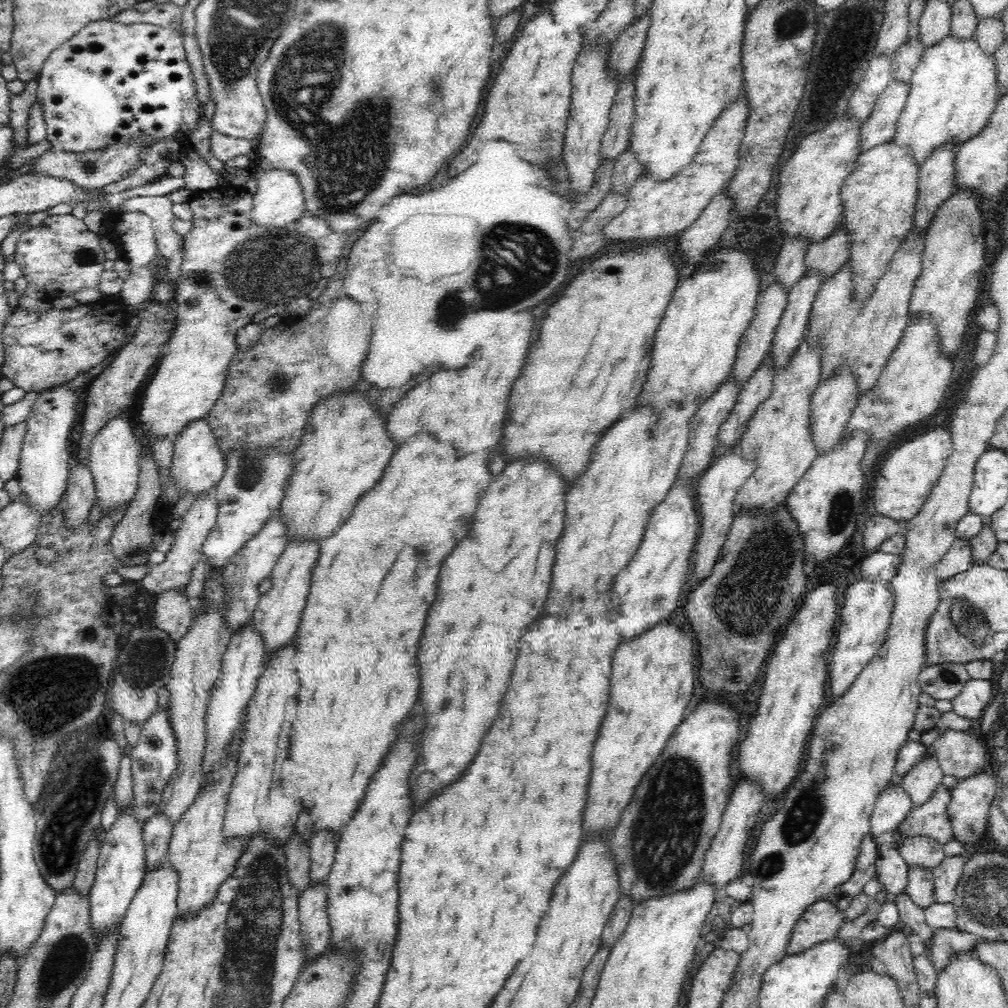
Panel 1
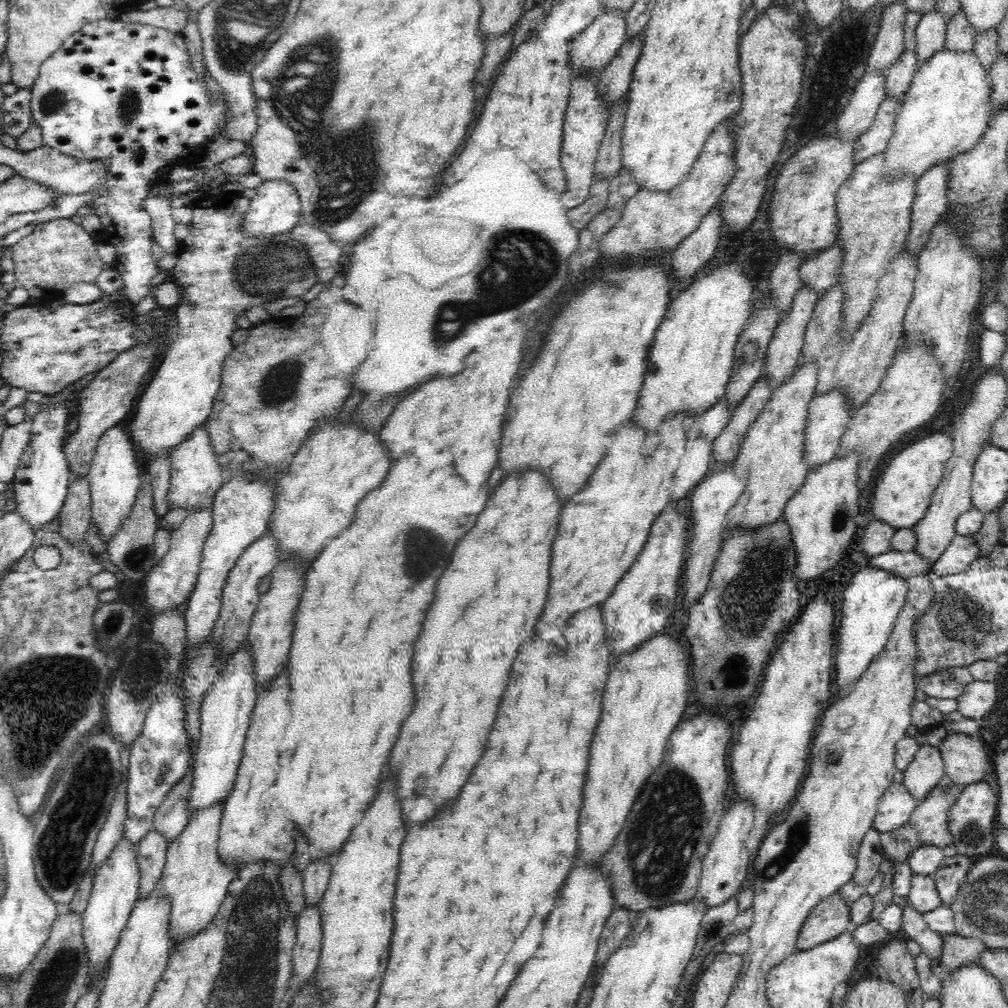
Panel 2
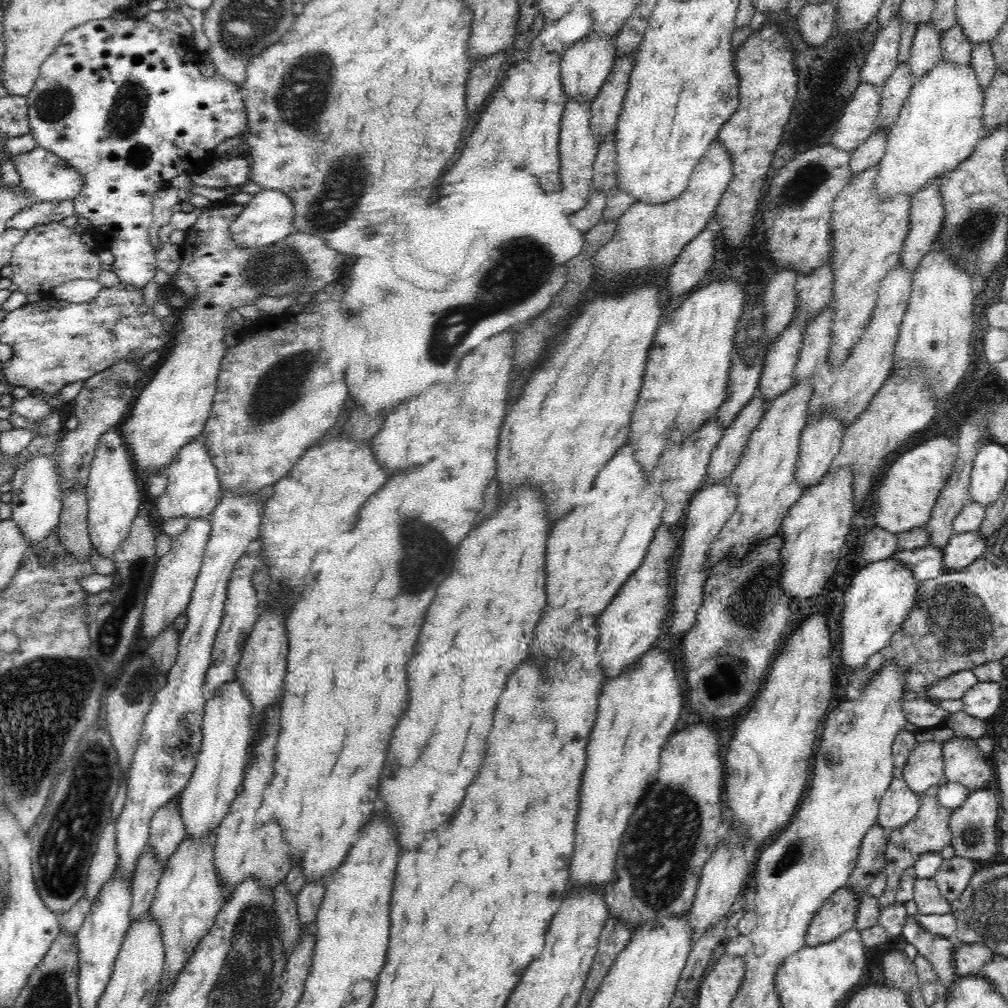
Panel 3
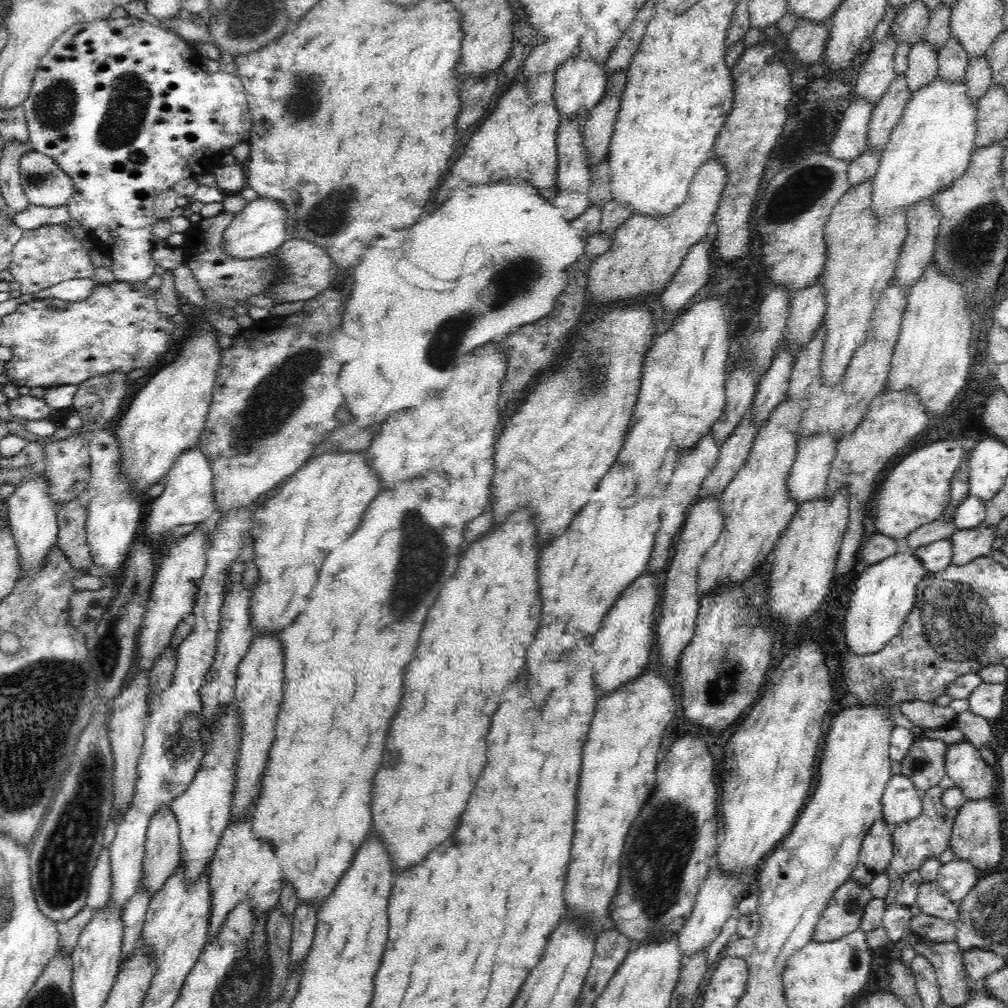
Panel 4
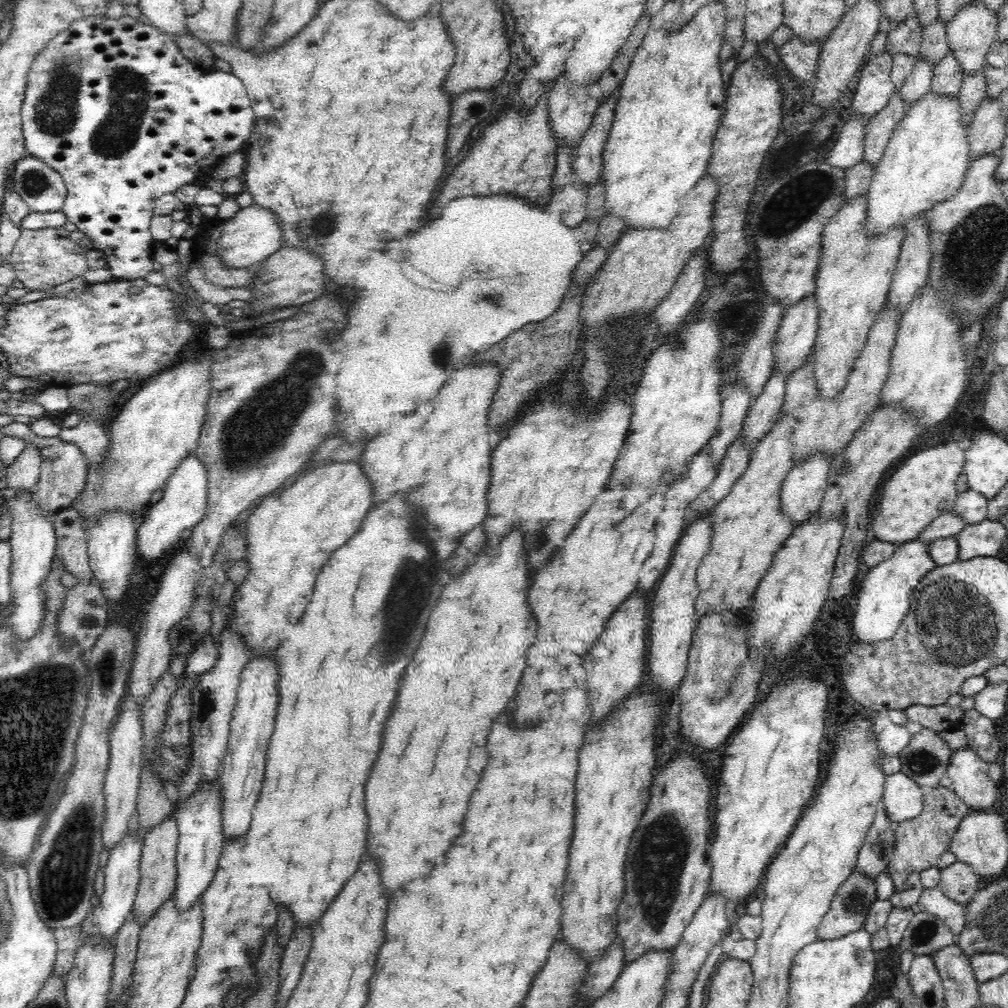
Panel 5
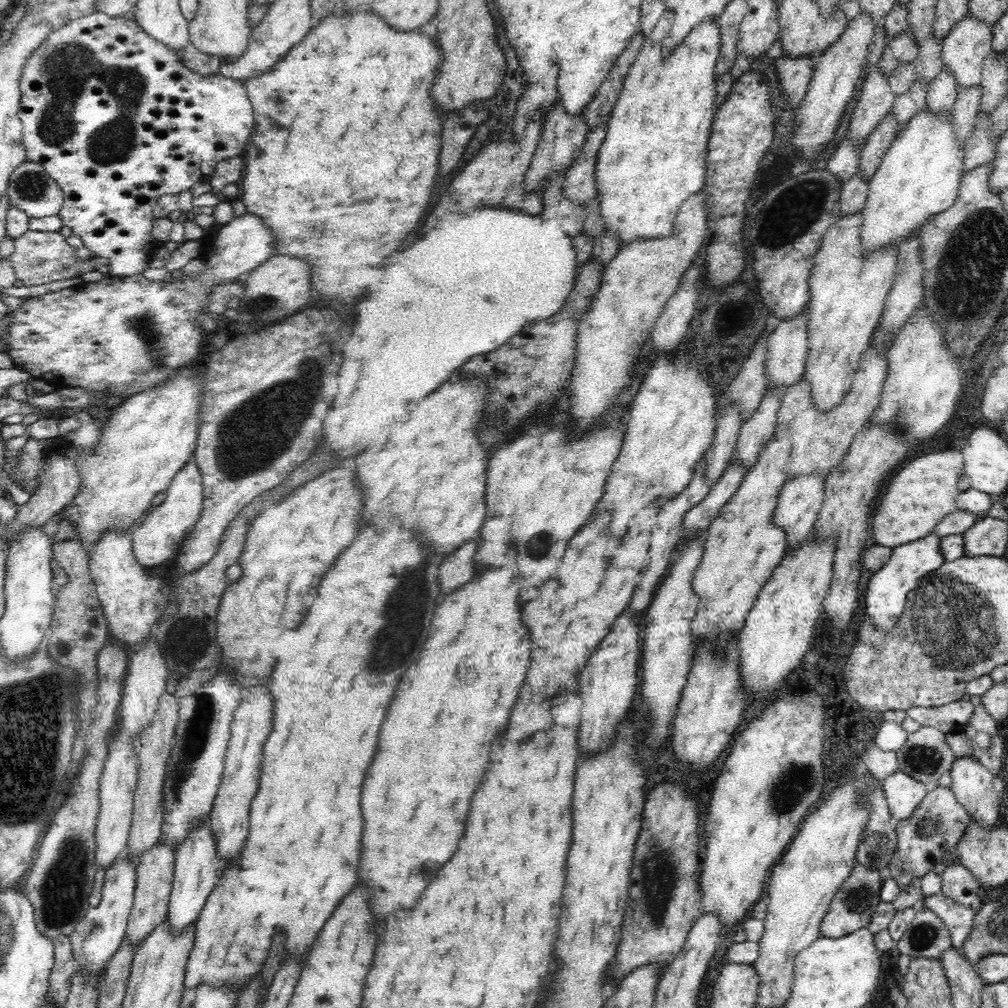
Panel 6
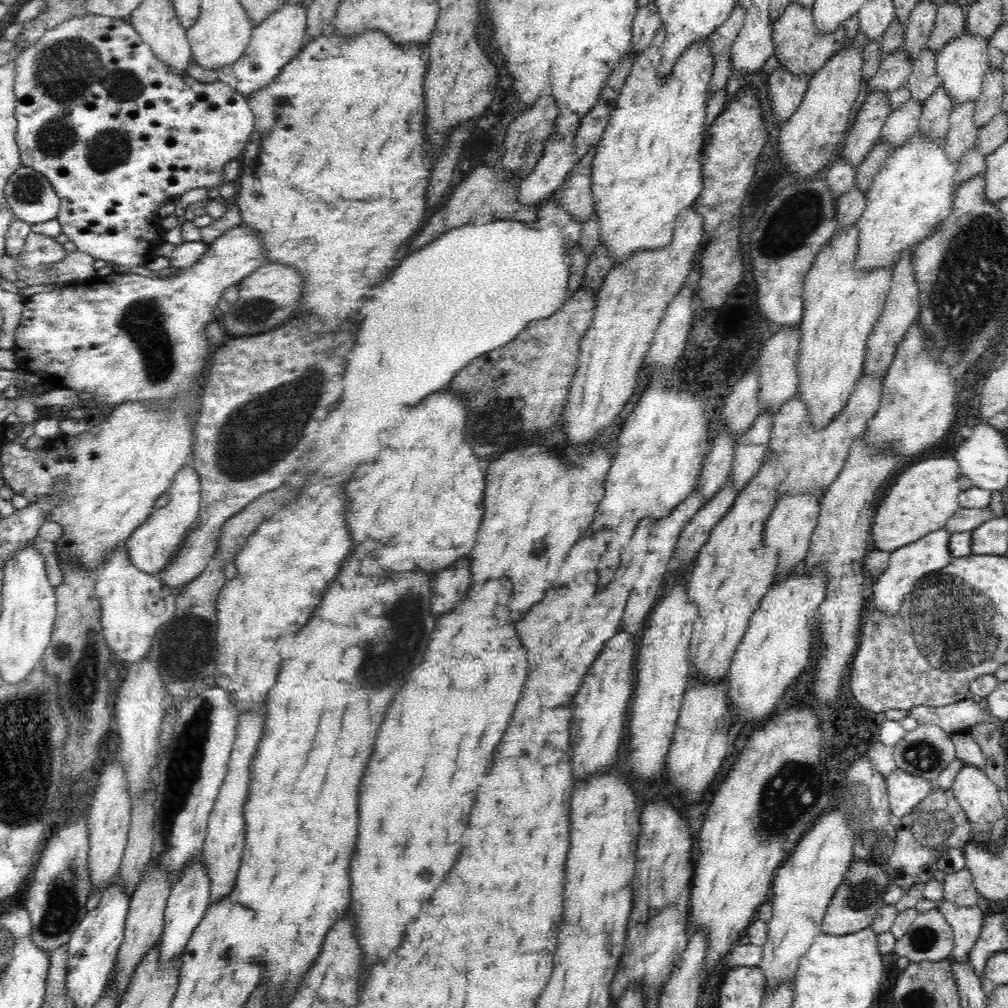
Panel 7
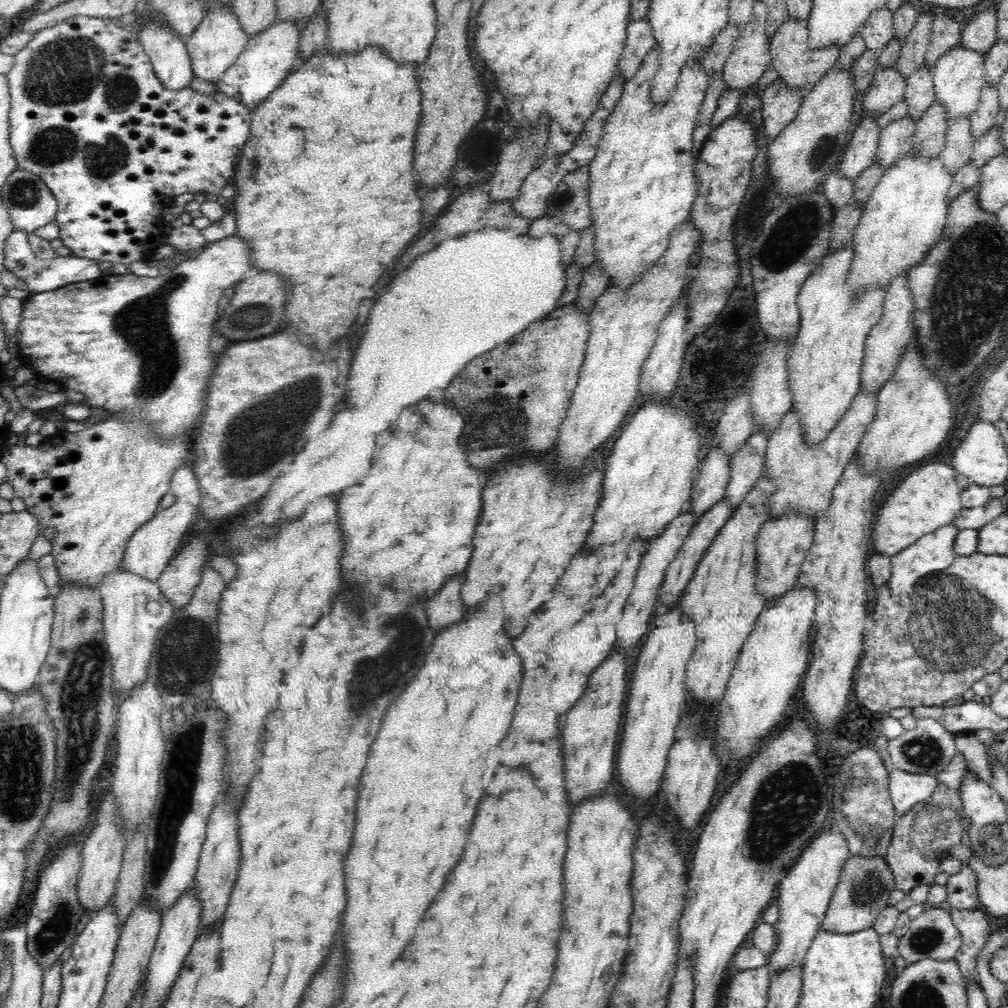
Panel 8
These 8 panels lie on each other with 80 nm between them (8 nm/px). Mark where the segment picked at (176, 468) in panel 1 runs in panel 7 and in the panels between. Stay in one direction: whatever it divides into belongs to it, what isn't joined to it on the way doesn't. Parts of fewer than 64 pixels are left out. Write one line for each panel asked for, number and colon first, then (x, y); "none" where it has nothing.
2: (195, 475)
3: (192, 490)
4: (186, 498)
5: (182, 505)
6: (158, 538)
7: (152, 545)

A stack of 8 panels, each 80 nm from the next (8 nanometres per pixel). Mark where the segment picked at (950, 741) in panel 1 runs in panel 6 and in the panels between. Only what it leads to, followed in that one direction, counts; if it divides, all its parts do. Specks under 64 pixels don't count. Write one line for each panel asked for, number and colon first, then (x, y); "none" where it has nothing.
2: (967, 759)
3: (965, 763)
4: (964, 765)
5: (969, 773)
6: (972, 785)

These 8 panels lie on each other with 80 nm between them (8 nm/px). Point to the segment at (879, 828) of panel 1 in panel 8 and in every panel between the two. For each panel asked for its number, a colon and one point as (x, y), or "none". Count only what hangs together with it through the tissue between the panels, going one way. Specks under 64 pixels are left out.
2: (895, 806)
3: (899, 804)
4: (901, 802)
5: (902, 797)
6: (903, 793)
7: (905, 791)
8: (906, 790)

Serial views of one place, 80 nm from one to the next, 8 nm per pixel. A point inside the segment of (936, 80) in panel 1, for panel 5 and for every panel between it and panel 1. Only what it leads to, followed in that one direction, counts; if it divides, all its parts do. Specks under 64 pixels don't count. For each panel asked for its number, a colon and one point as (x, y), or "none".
2: (946, 109)
3: (940, 124)
4: (932, 145)
5: (924, 164)

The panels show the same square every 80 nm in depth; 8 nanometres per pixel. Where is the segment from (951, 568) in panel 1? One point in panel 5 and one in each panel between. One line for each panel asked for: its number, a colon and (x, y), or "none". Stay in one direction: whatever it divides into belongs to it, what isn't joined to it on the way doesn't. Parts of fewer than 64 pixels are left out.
2: (962, 551)
3: (962, 549)
4: (967, 545)
5: (985, 538)

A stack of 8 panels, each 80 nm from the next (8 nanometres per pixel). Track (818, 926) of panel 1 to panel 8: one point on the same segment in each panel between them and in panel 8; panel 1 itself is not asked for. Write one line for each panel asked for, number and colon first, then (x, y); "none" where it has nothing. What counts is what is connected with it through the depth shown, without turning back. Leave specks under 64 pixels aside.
2: (829, 918)
3: (837, 915)
4: (843, 913)
5: (849, 908)
6: (855, 901)
7: (858, 899)
8: (865, 883)

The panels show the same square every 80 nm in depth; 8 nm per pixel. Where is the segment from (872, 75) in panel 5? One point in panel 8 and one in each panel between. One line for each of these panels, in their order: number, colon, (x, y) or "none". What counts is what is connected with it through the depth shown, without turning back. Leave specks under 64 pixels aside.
6: (877, 98)
7: (870, 119)
8: (860, 152)

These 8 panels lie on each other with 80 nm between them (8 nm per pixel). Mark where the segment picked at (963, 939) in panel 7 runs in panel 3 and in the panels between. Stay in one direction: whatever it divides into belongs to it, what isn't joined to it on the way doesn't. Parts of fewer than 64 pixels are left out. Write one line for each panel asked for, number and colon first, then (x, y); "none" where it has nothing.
3: (929, 900)
4: (931, 901)
5: (932, 900)
6: (959, 919)

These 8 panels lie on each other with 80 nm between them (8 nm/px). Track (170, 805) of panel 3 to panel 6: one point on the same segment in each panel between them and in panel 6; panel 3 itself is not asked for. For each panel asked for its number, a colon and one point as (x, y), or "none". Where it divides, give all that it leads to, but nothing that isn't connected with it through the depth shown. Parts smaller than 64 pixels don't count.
4: (162, 845)
5: (158, 871)
6: (155, 871)

